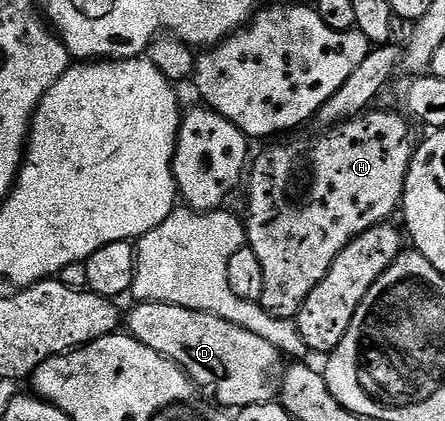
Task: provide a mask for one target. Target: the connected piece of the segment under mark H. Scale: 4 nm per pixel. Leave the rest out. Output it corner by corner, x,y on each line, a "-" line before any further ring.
377,109
359,113
340,125
327,128
319,137
298,137
295,141
264,150
255,161
253,158
245,182
250,198
246,201
244,224
248,247
256,259
260,259
260,271
264,271
260,303
268,315
276,319
297,318
304,299
308,299
316,283
328,275
336,255
373,225
389,222
390,216
393,213
395,216
401,206
412,156
410,129
401,112
385,113

